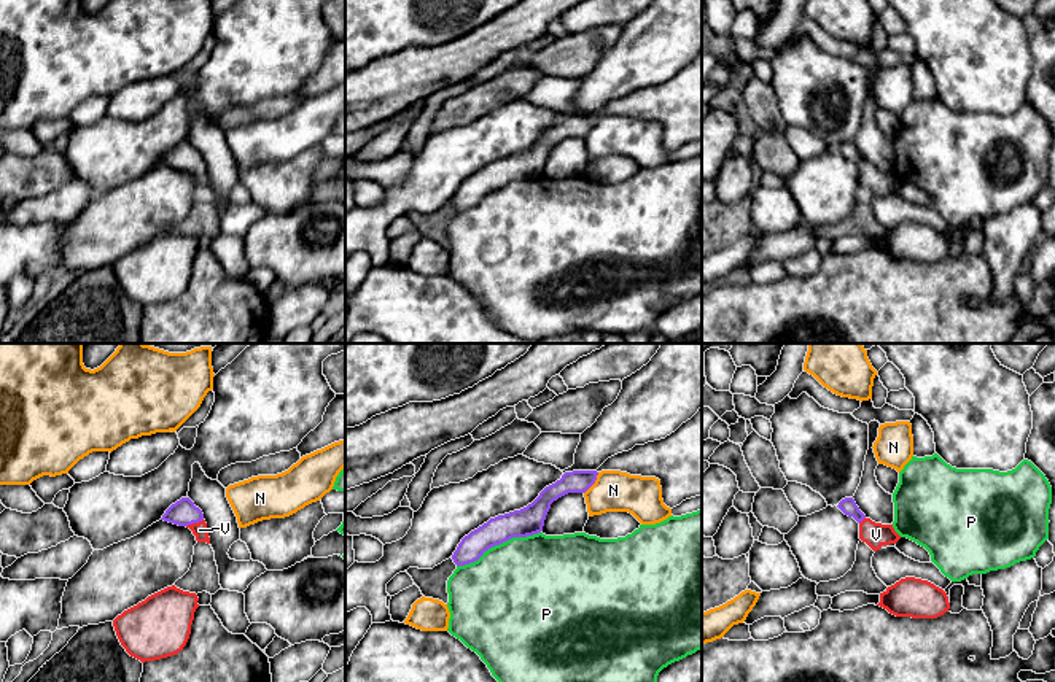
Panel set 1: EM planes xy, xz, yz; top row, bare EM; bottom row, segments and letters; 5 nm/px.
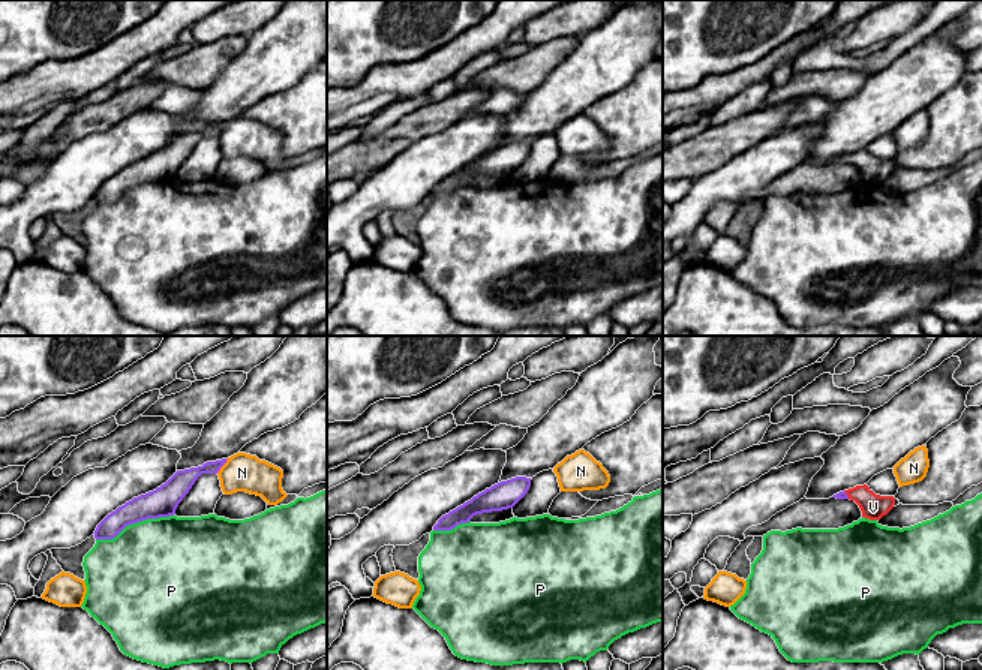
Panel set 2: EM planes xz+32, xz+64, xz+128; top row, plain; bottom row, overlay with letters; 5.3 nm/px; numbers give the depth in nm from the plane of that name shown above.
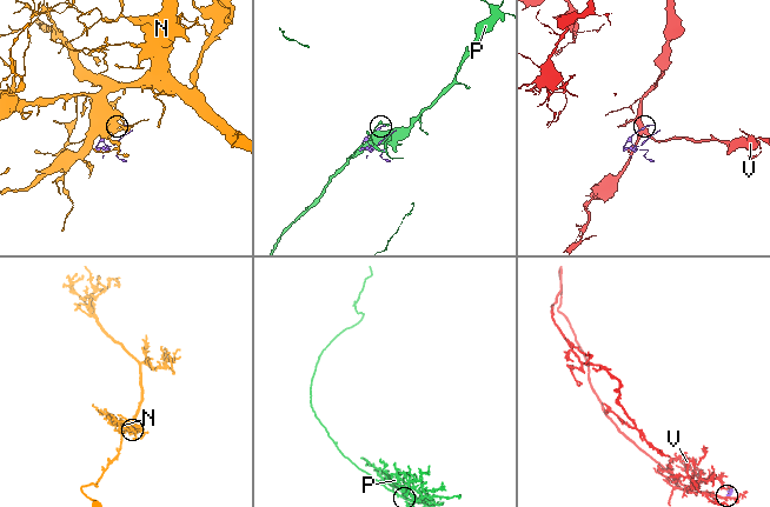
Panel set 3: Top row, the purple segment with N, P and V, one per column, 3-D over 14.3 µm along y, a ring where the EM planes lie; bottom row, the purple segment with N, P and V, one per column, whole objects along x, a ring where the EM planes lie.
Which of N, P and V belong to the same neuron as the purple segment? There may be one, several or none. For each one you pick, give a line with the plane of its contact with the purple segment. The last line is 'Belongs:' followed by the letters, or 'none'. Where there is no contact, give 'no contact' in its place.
V: xy
Belongs: V

